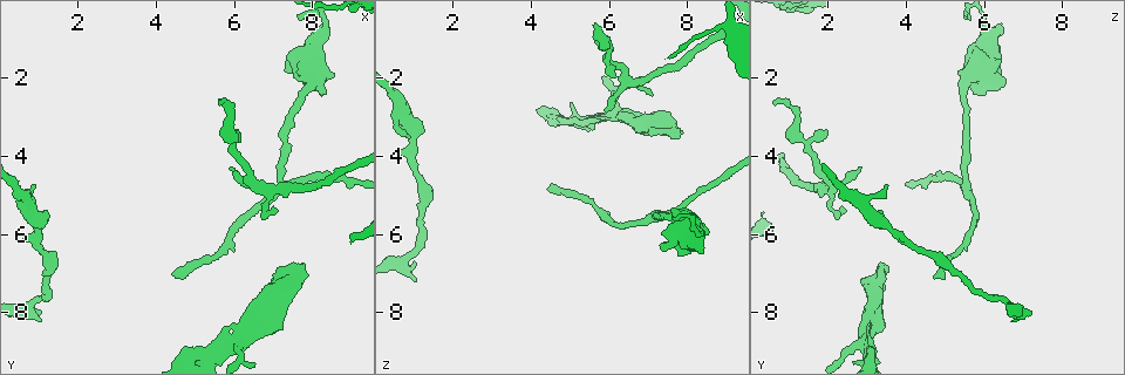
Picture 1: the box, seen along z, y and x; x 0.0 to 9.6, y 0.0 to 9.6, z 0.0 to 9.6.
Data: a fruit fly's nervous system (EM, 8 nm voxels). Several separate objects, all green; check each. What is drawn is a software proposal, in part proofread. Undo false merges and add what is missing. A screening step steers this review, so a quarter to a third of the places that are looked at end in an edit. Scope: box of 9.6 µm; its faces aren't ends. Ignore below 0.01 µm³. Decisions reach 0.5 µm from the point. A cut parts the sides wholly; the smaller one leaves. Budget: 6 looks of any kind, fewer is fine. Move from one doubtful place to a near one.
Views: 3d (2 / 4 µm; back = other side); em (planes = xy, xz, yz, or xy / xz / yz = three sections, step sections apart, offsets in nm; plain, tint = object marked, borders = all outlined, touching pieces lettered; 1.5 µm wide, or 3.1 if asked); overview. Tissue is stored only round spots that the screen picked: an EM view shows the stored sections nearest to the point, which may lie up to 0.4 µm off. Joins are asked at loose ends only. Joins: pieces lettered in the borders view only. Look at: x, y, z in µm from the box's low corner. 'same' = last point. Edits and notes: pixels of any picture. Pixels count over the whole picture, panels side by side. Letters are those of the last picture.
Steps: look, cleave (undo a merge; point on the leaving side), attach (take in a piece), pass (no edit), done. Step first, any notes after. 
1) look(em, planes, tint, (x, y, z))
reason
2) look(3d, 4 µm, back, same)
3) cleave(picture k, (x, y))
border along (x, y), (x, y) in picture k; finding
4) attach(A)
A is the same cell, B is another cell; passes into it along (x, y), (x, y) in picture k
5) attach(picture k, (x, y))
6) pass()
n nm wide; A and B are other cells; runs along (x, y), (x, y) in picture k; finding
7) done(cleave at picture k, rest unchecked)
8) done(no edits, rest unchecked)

look(em, planes, tint, (7.75, 6.85, 3.55))
free end

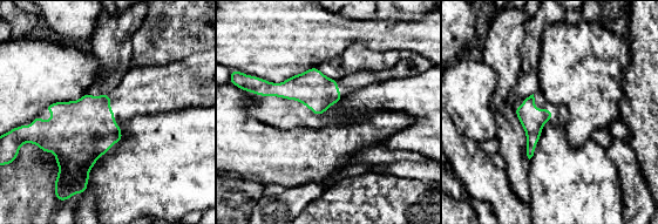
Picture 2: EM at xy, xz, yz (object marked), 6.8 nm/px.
look(em, planes, borders, same)

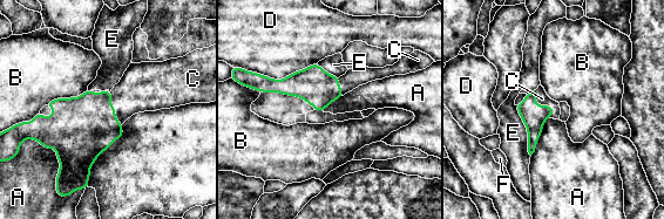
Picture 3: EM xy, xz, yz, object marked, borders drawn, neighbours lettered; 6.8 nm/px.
attach(C)
C is the same cell, A, B, D, E and F are other cells; passes into it along (534, 116), (542, 105), (542, 98) in picture 3; it goes on there

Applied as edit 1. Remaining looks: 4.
look(overview)
redraw

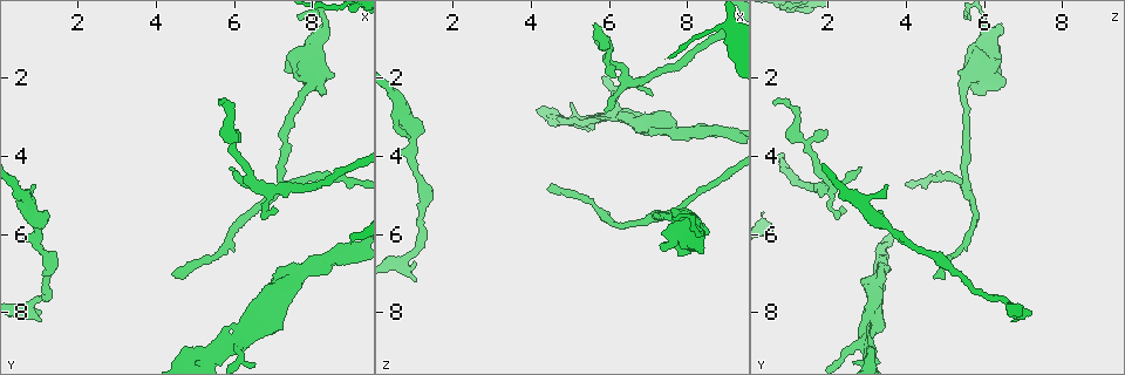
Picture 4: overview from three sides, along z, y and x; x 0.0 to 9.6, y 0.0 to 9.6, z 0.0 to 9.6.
look(3d, 2 µm, (5.95, 4.30, 2.85))

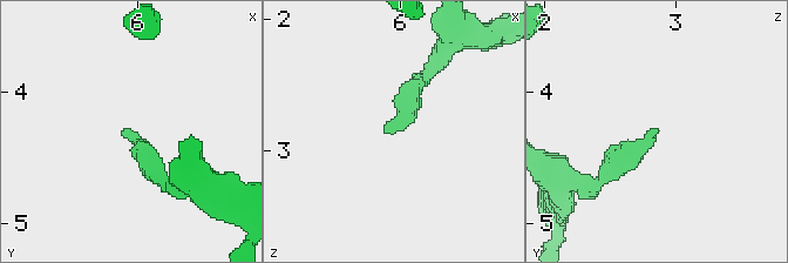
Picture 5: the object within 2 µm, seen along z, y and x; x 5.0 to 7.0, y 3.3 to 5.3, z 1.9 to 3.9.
look(em, yz, step 4, borders, (5.92, 4.30, 2.86))

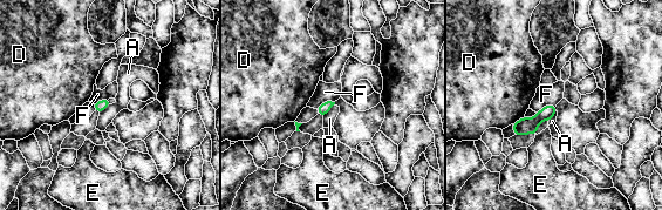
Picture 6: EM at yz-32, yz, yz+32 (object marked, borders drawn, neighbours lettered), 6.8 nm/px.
look(em, planes, borders, same)
cut it another way

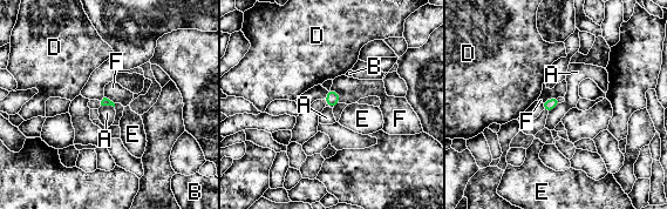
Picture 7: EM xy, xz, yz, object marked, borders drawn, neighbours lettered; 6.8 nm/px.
pass()
A, B, D, E and F are other cells; border along (101, 105), (111, 105), (114, 107) in picture 7; no lettered piece goes on from it

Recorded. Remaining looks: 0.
done(attach at picture 3, rest unchecked)

